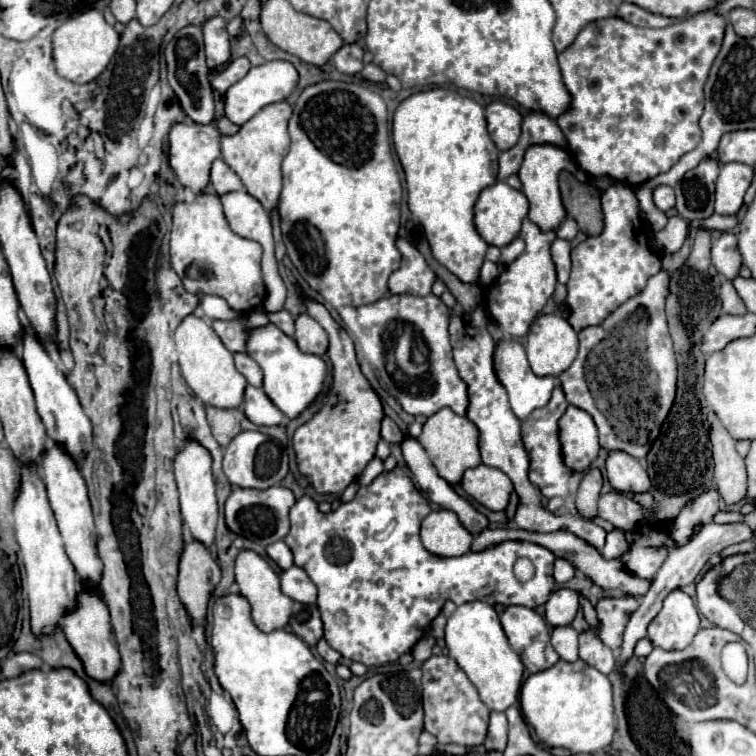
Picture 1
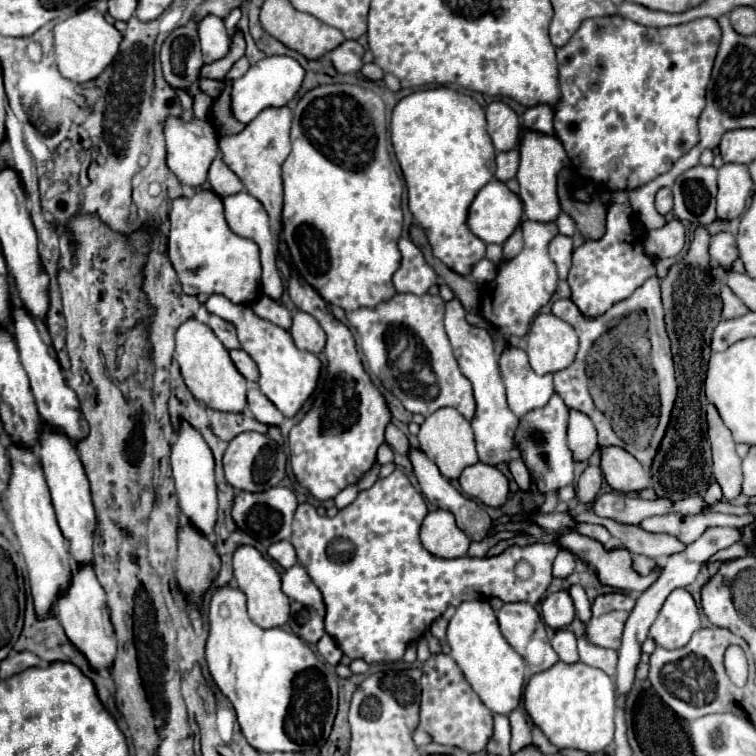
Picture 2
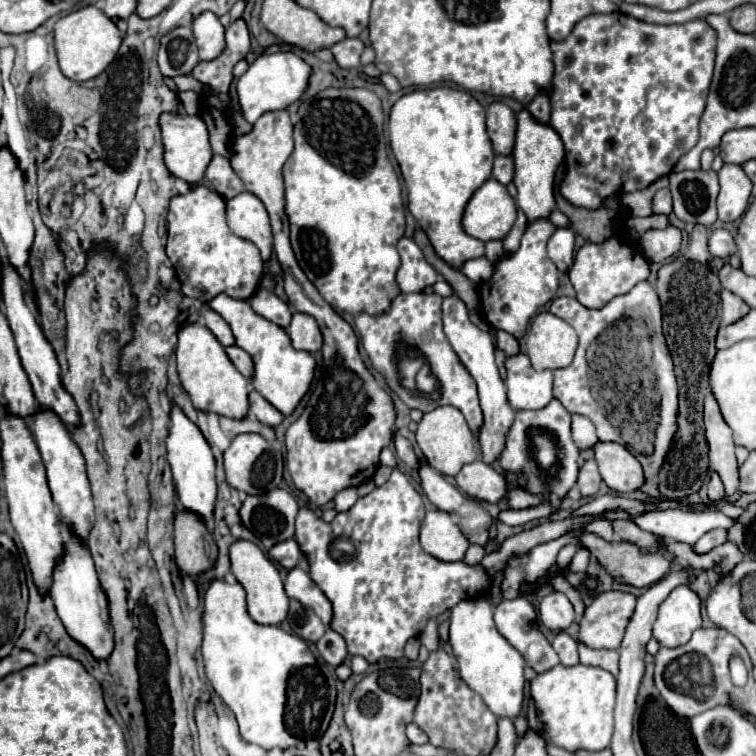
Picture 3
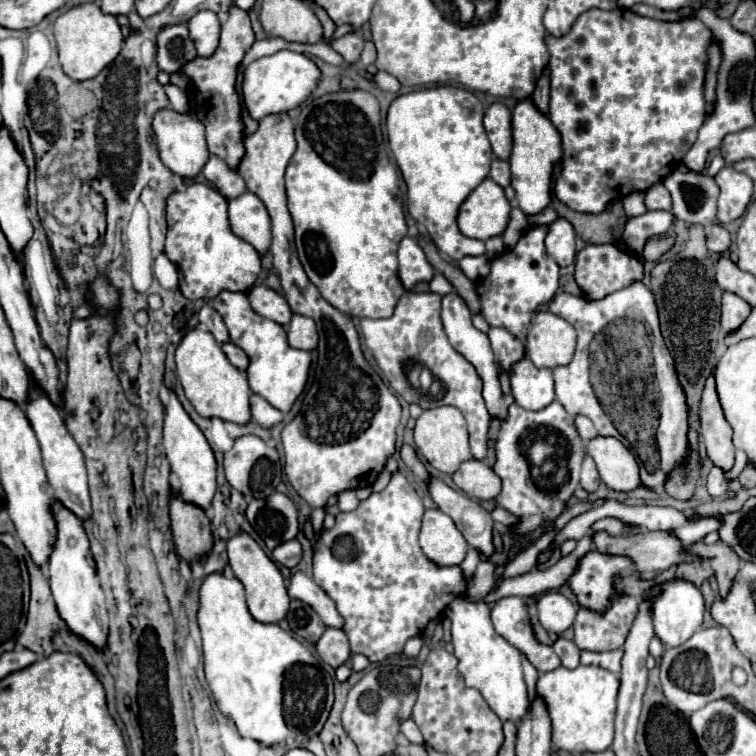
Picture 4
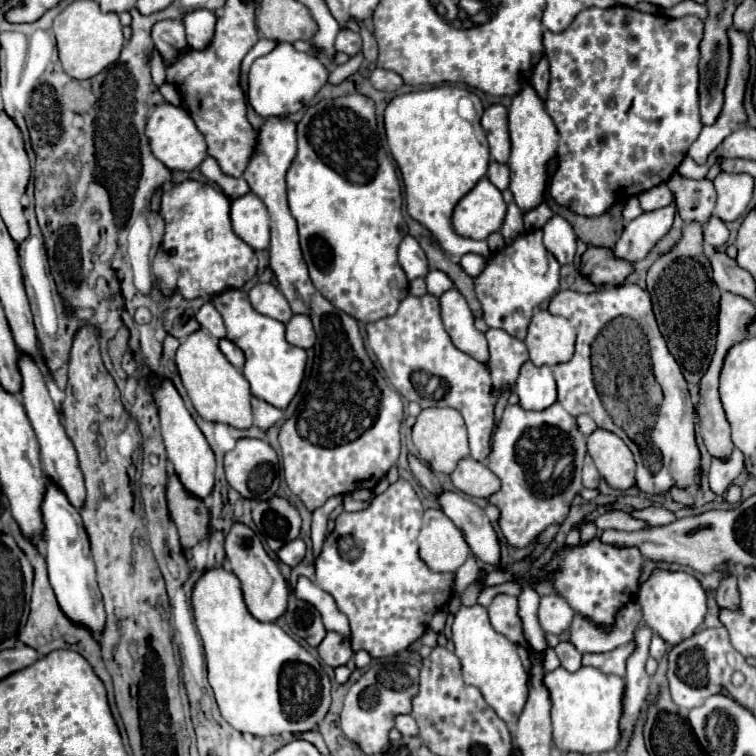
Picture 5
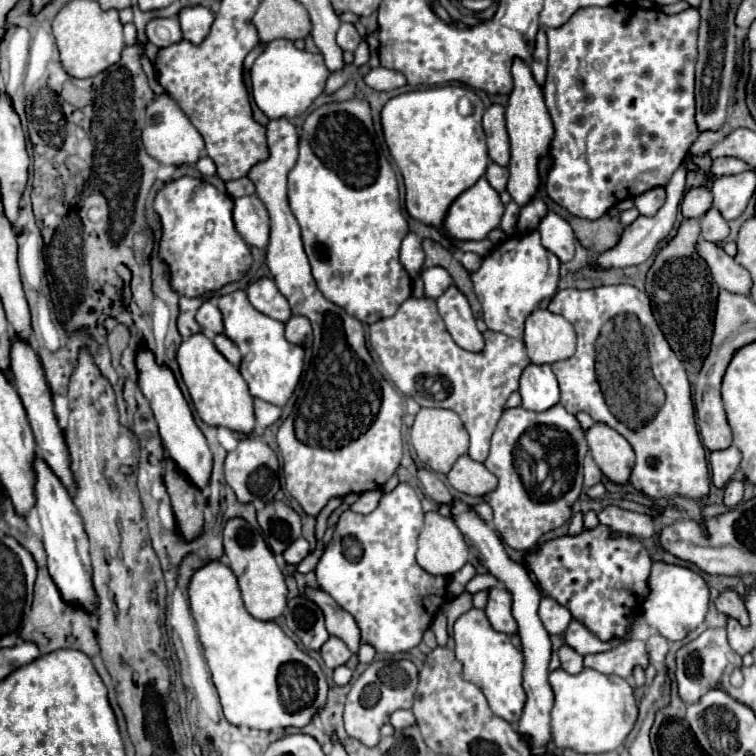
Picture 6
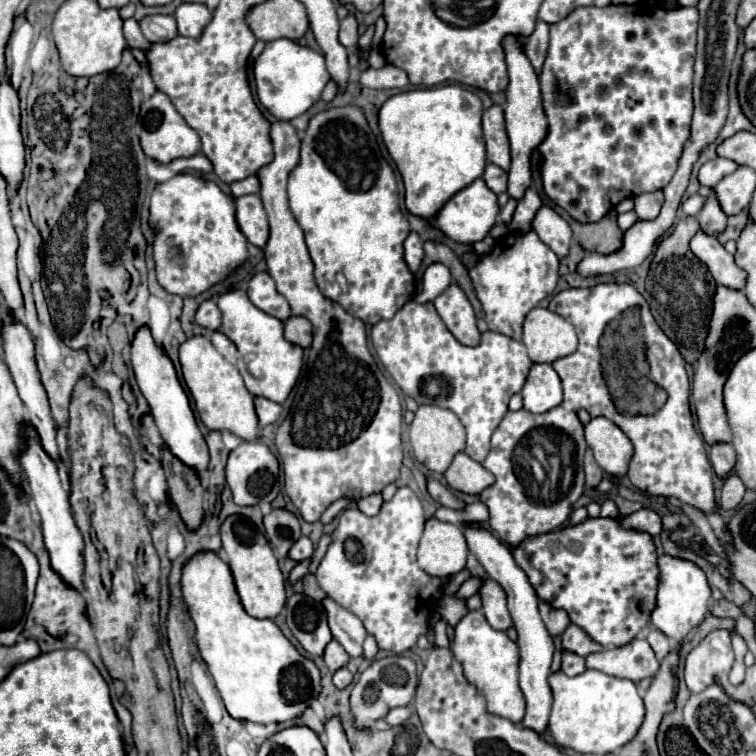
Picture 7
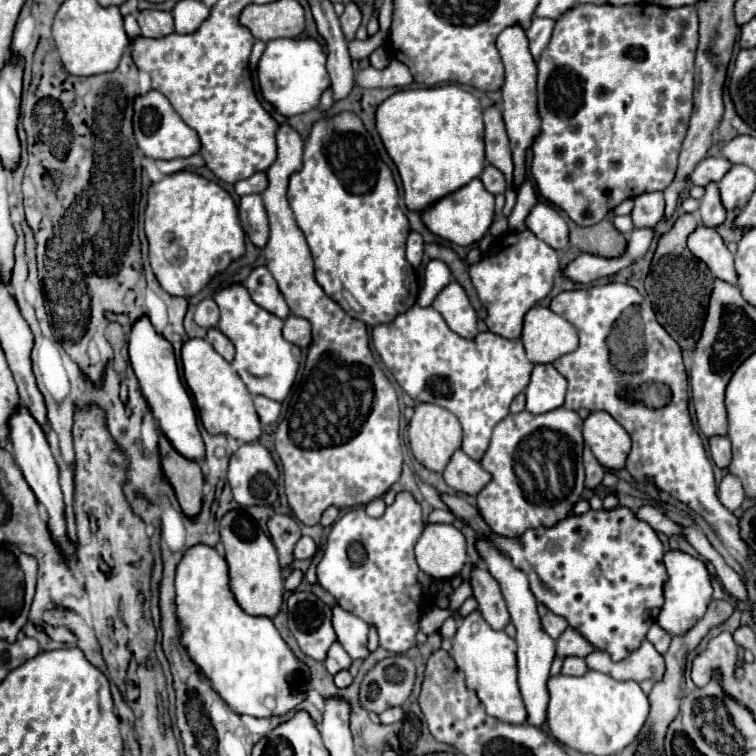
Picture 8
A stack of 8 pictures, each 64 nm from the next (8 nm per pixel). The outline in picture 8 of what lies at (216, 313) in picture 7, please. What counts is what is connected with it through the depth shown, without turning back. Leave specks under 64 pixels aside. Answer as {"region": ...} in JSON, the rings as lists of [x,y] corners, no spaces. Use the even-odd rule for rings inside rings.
{"region":[[[204,298],[194,312],[194,322],[202,328],[216,328],[218,326],[218,304],[214,298]]]}

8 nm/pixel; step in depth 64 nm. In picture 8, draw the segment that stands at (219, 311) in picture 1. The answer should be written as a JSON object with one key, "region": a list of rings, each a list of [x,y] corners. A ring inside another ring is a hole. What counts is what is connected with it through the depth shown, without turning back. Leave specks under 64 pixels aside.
{"region":[[[230,284],[222,288],[220,292],[216,292],[214,300],[220,306],[218,328],[232,340],[236,348],[232,366],[244,380],[246,388],[254,396],[262,394],[266,398],[282,402],[288,396],[300,366],[300,348],[282,338],[282,320],[278,316],[272,316],[270,312],[264,312],[264,308],[260,308],[248,296],[248,290],[242,284]]]}

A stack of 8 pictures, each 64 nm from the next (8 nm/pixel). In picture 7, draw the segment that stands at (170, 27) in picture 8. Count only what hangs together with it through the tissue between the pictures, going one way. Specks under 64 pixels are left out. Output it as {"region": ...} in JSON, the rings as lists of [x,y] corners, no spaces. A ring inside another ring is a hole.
{"region":[[[166,14],[144,16],[140,20],[140,28],[142,28],[142,34],[146,36],[146,40],[150,40],[150,42],[166,42],[166,40],[172,40],[174,36],[178,36],[174,16],[166,16]]]}

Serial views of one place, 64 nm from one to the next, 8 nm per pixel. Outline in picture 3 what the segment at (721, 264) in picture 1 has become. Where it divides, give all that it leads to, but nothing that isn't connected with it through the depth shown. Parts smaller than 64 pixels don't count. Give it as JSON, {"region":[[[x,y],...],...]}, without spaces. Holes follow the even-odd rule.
{"region":[[[722,228],[712,230],[710,238],[708,238],[708,250],[716,258],[728,258],[728,256],[732,256],[734,250],[736,250],[732,234],[726,232],[726,230],[722,230]]]}

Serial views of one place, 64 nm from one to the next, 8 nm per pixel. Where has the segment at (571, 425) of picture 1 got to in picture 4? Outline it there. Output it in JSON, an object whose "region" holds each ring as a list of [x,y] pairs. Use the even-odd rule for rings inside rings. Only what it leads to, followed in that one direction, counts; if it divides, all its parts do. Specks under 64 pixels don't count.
{"region":[[[576,416],[576,428],[578,428],[582,440],[586,440],[586,442],[598,434],[594,424],[592,424],[592,420],[588,420],[586,416]]]}

